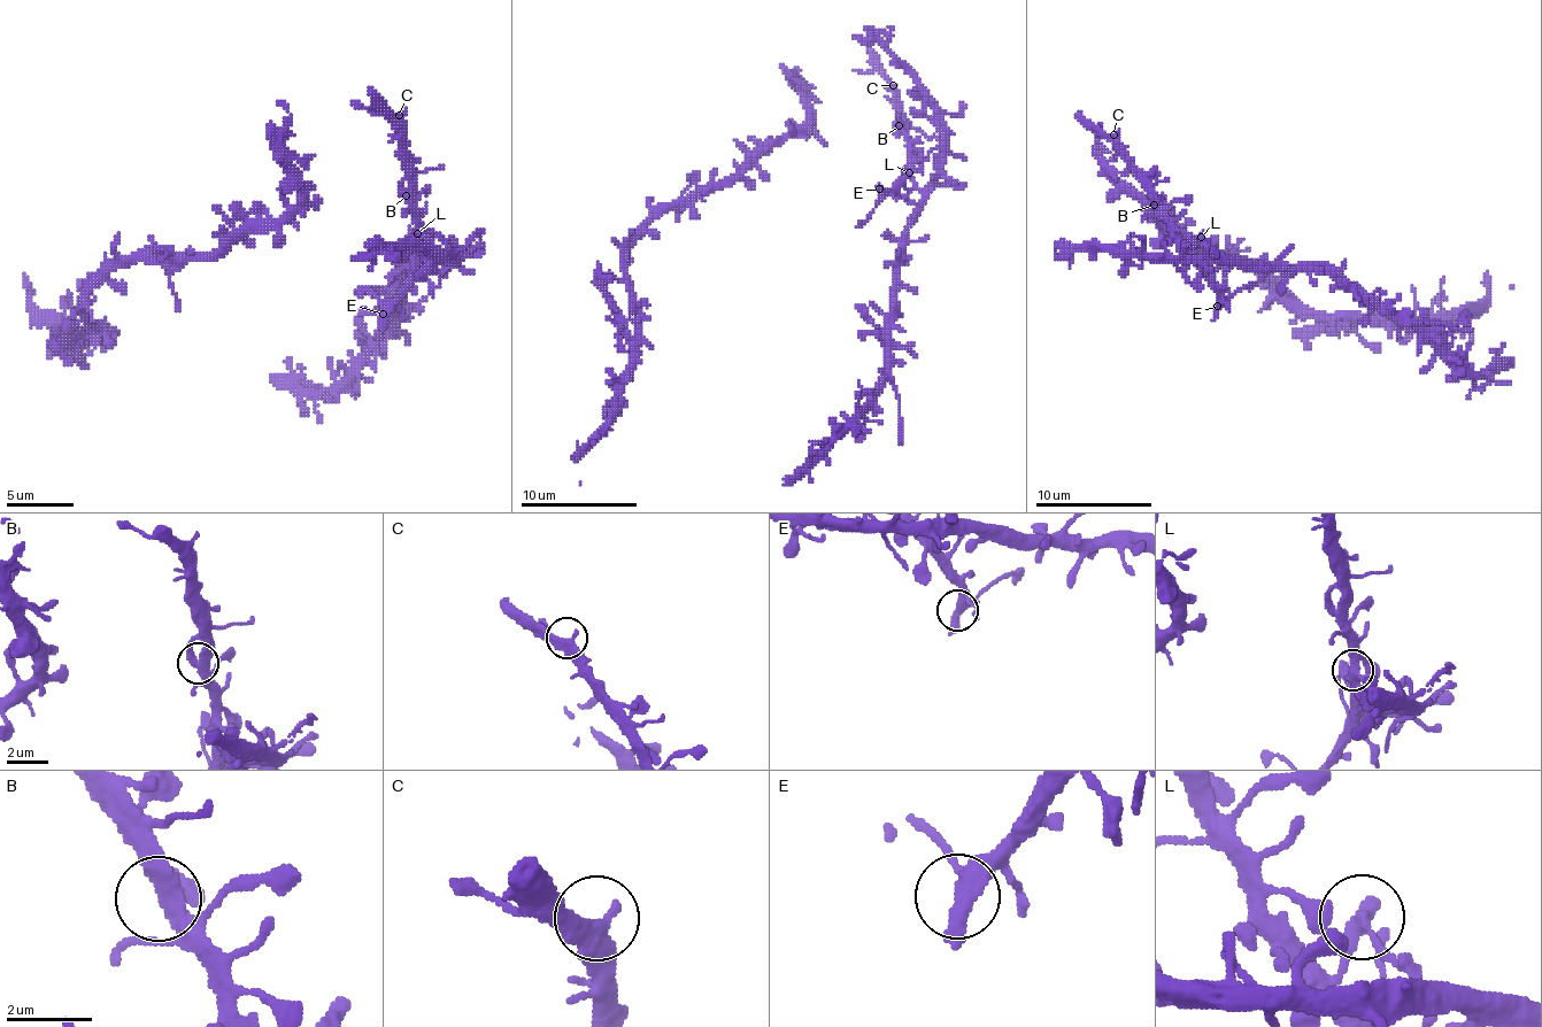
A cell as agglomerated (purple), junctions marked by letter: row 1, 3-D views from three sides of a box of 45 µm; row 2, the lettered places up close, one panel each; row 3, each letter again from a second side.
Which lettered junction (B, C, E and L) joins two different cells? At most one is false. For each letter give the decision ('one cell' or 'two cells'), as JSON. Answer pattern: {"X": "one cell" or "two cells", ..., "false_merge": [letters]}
{"B": "one cell", "C": "one cell", "E": "one cell", "L": "two cells", "false_merge": ["L"]}

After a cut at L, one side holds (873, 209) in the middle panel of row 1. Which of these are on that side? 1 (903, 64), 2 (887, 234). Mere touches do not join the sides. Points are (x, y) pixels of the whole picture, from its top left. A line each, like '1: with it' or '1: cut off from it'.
1: cut off from it
2: cut off from it

